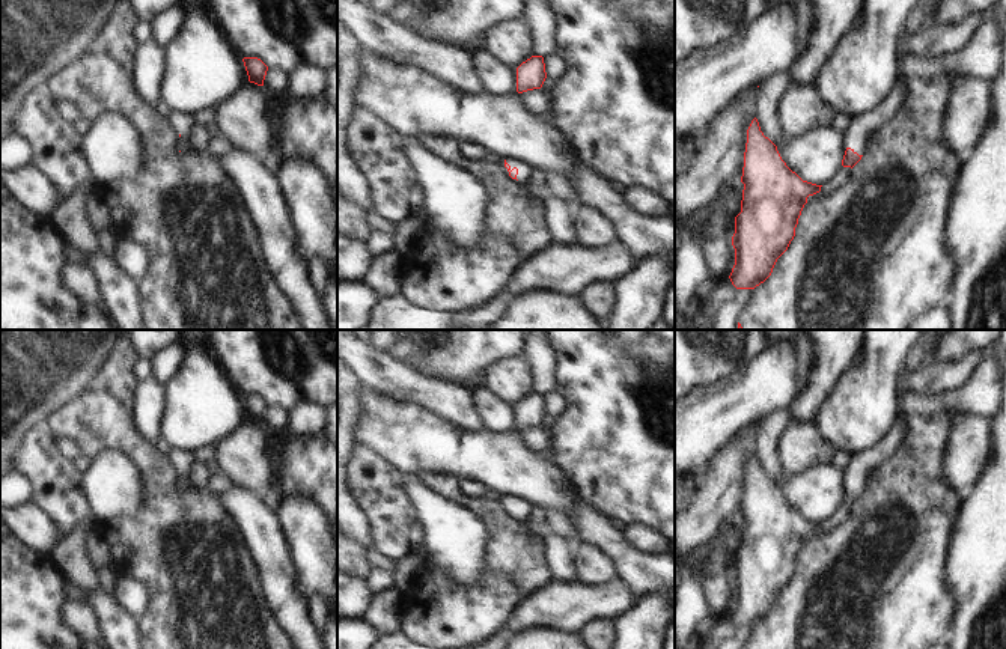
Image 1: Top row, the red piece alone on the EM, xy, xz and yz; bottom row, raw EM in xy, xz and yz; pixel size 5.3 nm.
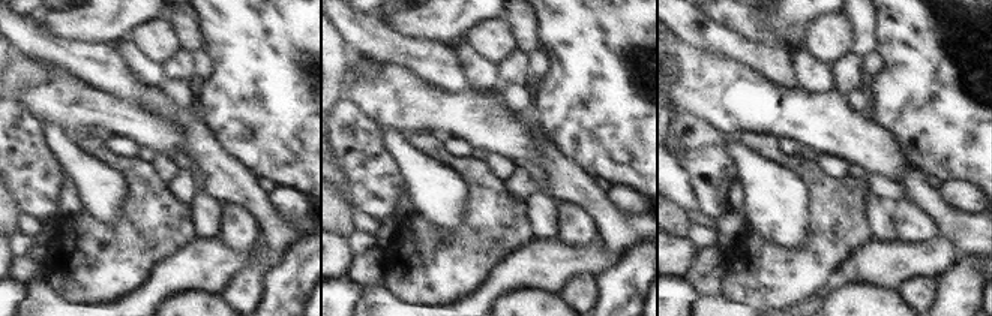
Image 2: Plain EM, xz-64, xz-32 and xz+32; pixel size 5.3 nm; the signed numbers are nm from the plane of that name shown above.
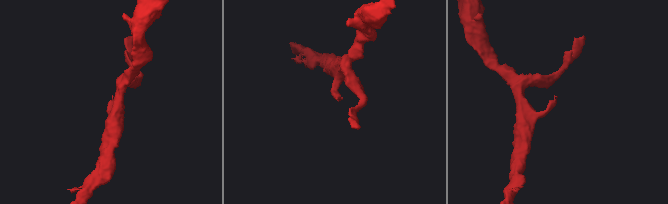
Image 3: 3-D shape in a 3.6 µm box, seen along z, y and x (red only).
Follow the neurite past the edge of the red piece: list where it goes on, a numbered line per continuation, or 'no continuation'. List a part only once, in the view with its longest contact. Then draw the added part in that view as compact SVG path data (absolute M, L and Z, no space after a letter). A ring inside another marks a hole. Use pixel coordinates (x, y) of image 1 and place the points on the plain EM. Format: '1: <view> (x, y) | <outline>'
1: xz (523, 514) | M506 497L506 500L511 503L511 507L514 504L518 506L518 512L517 512L517 516L521 523L527 523L527 520L530 518L530 509L532 509L532 504L529 504L527 501L524 500L520 500L520 498L515 498L515 497Z

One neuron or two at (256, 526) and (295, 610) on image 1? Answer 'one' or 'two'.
one

